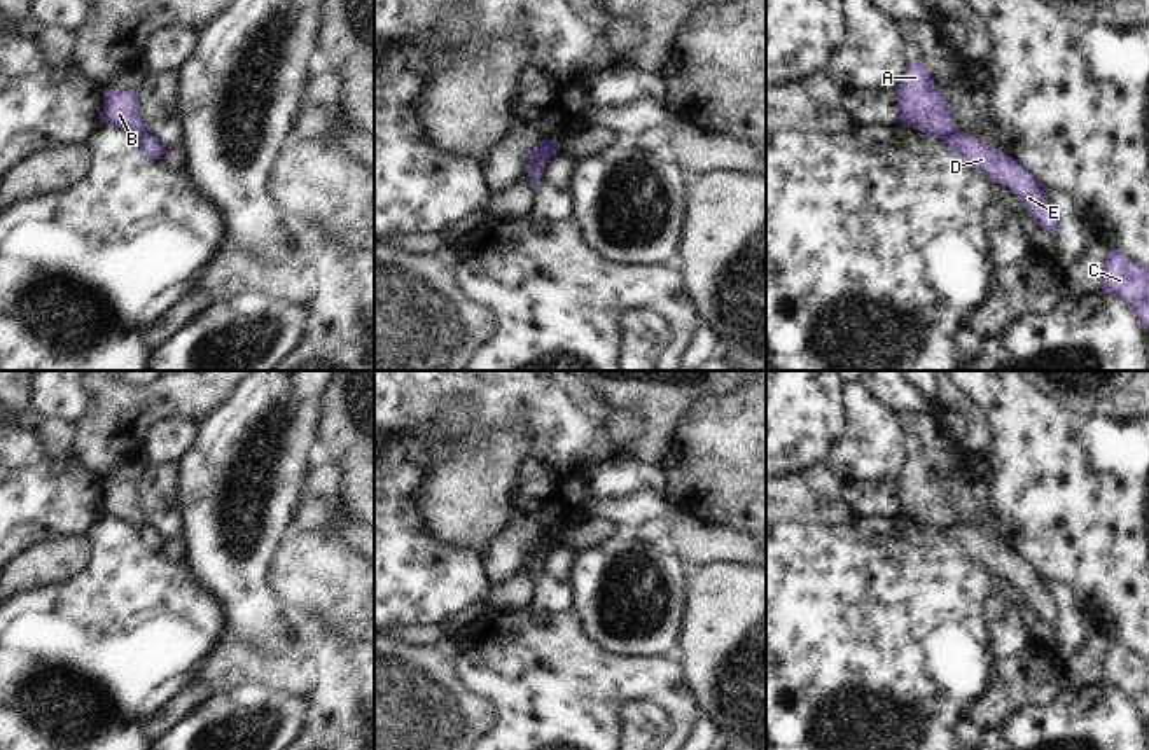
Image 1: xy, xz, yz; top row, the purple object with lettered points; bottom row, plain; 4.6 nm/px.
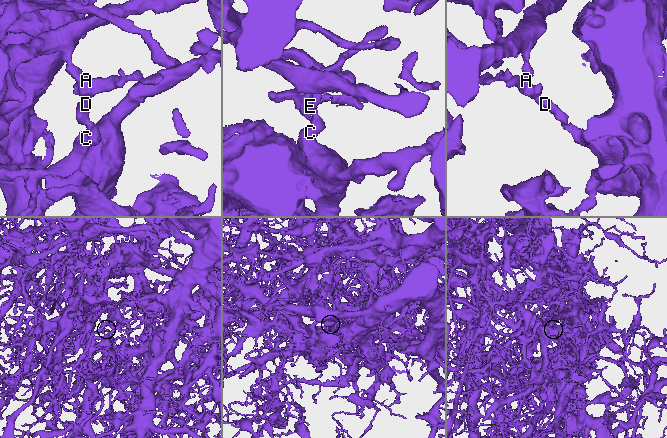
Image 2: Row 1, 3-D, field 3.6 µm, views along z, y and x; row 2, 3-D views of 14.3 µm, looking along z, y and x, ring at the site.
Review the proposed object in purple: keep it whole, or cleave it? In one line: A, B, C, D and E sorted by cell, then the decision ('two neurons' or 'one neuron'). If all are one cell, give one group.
A B / C D E; two neurons

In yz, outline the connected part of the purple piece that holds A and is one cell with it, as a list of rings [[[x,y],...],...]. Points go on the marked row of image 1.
[[[920,59],[906,66],[895,93],[899,124],[937,138],[958,133],[943,94],[934,87],[925,61]]]

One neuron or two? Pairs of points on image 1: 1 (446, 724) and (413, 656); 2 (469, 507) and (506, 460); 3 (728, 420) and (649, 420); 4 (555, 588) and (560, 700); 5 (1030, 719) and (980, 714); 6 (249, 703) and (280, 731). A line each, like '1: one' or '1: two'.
1: one
2: one
3: two
4: two
5: two
6: one

